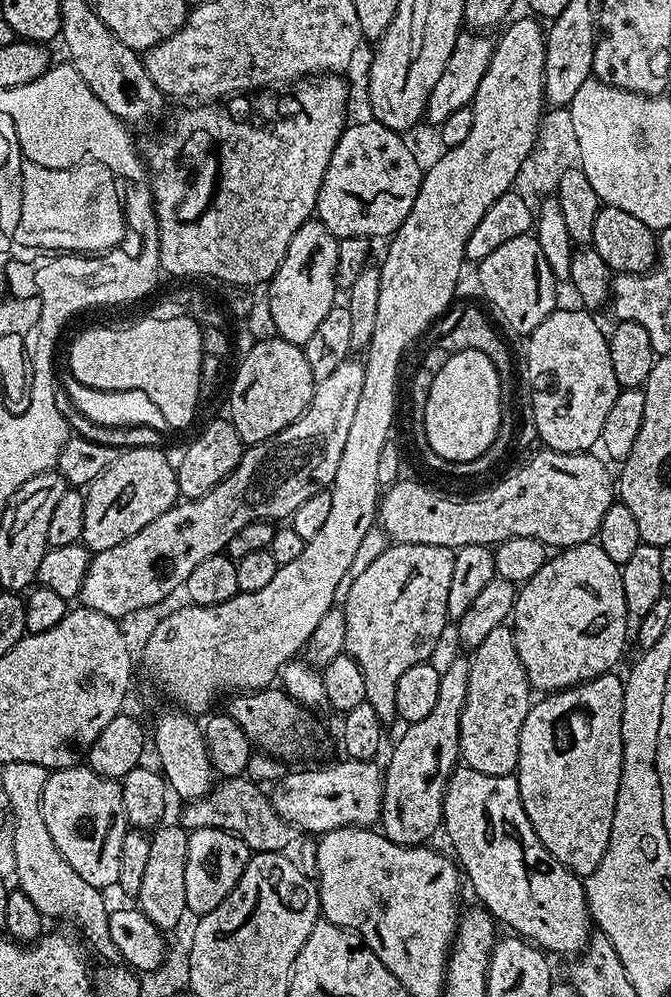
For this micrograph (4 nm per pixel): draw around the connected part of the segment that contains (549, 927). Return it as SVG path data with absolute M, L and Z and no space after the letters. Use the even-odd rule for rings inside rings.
M467 766L457 767L451 778L448 780L448 792L444 796L444 819L442 821L443 835L448 835L448 840L452 843L451 851L454 853L455 859L458 861L459 867L462 869L463 875L472 883L472 888L476 891L479 903L485 912L492 915L492 919L504 924L515 935L533 943L537 948L545 953L553 954L557 952L560 956L575 957L583 952L588 944L590 935L590 917L588 914L588 899L584 896L584 880L576 876L573 872L569 872L567 868L562 866L562 862L558 862L550 854L550 850L546 850L546 846L542 846L542 842L538 838L538 834L534 834L534 826L530 826L530 818L526 818L526 810L522 810L522 798L518 794L518 782L515 775L511 776L491 776L490 774L482 774L478 770Z

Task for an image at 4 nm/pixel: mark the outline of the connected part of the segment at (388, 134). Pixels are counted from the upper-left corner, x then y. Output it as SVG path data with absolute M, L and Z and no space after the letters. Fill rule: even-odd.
M374 119L361 124L349 123L345 127L344 133L338 138L338 146L334 146L334 154L330 154L330 166L326 166L315 211L320 223L324 224L333 236L388 238L402 226L402 222L406 222L406 214L410 214L410 206L414 206L414 198L418 198L422 164L420 168L411 146L404 139L401 133L382 126Z

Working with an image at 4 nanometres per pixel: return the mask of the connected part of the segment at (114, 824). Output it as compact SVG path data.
M83 763L71 768L57 768L49 771L46 790L42 790L42 822L46 822L46 830L50 830L50 838L54 838L54 846L74 866L74 871L90 886L101 890L118 885L118 858L122 858L122 838L128 833L129 823L126 810L122 810L122 790L119 780L111 780L95 772Z

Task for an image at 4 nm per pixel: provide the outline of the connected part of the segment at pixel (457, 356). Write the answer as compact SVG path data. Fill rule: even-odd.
M478 350L453 352L430 388L422 419L431 454L449 462L468 463L487 450L500 424L498 370Z

